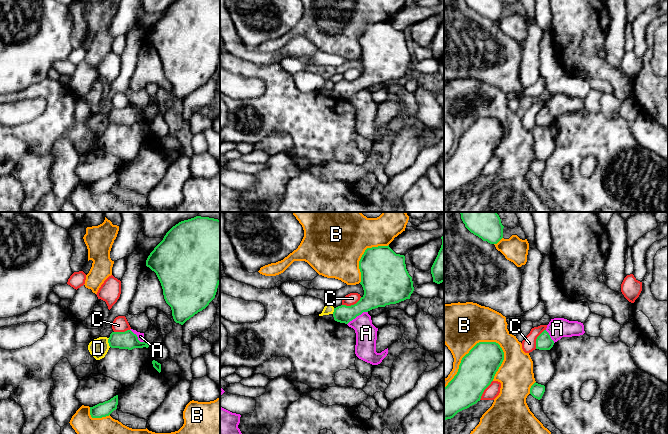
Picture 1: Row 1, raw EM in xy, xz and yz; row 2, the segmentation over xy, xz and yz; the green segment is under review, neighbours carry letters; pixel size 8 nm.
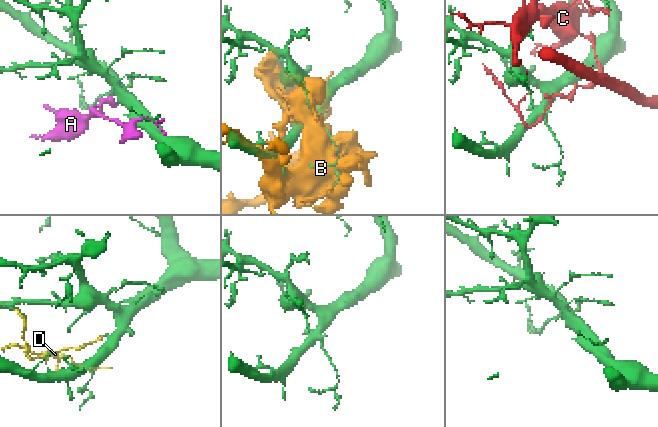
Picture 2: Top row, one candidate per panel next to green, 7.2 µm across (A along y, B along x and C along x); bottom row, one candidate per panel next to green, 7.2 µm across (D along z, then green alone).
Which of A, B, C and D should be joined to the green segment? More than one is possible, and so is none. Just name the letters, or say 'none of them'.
none of them

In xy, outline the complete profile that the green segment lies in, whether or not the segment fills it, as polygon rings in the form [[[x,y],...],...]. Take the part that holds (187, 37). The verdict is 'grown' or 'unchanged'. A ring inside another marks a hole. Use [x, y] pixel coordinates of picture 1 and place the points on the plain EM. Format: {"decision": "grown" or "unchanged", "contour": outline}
{"decision": "unchanged", "contour": [[[176,0],[146,36],[161,59],[176,99],[183,101],[215,74],[220,59],[220,0]]]}

